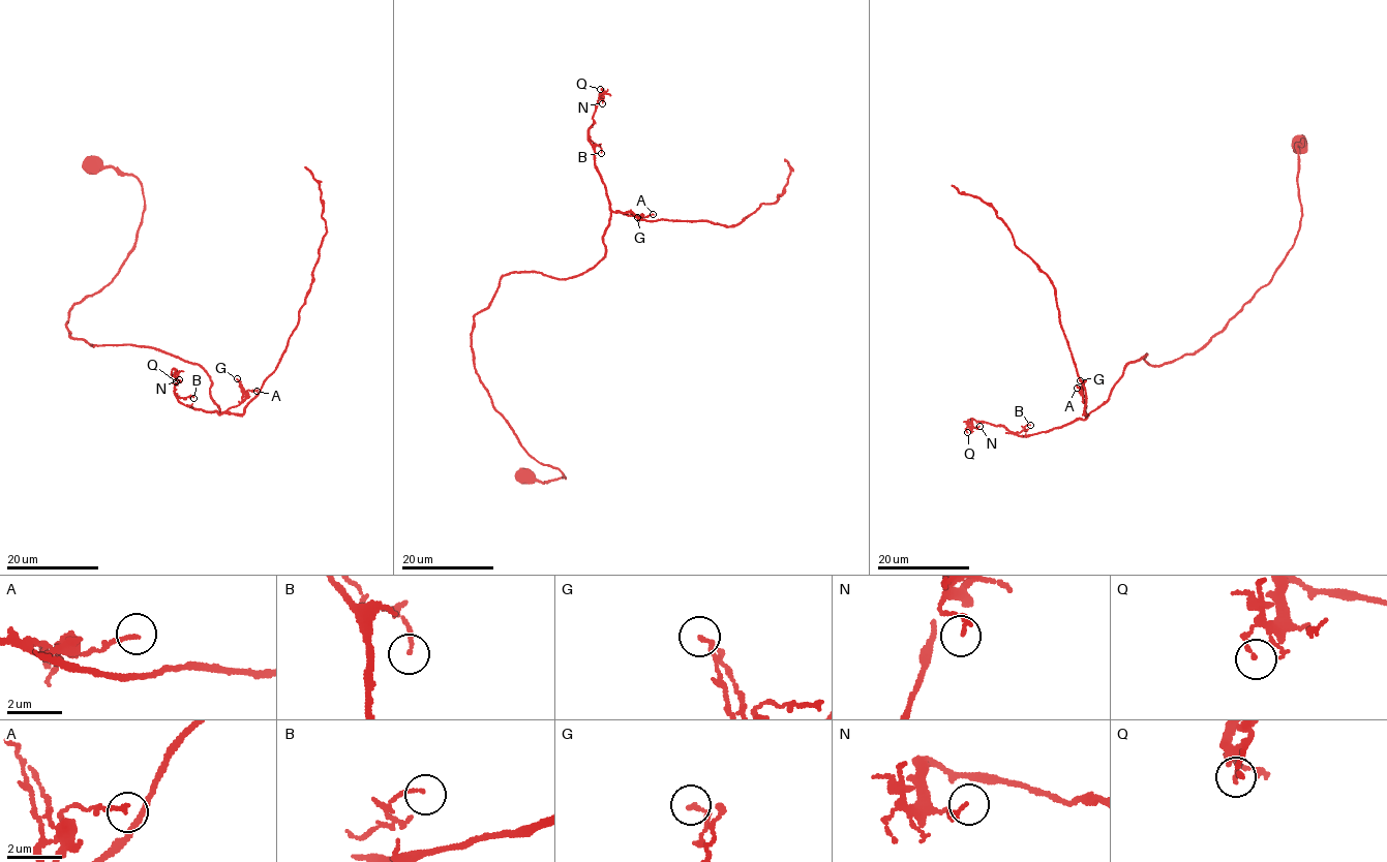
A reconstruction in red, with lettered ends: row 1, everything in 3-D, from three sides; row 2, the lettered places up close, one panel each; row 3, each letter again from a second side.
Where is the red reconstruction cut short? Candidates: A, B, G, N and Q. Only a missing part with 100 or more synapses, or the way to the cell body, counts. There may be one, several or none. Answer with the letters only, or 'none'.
none

